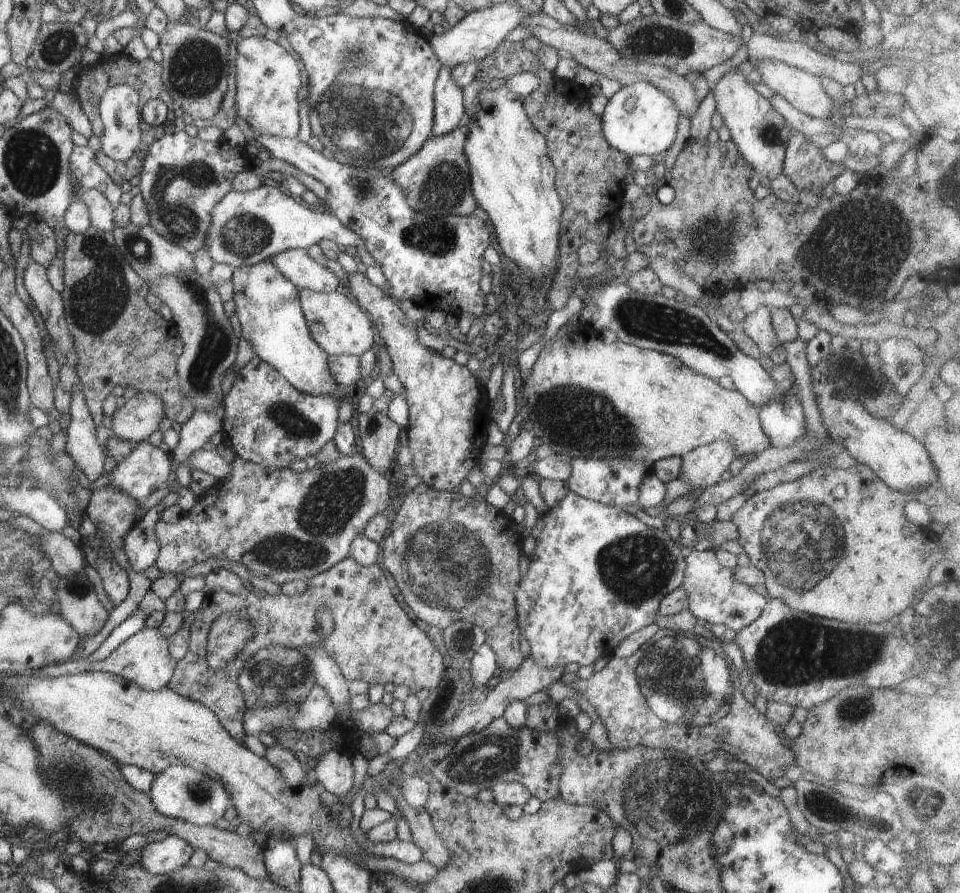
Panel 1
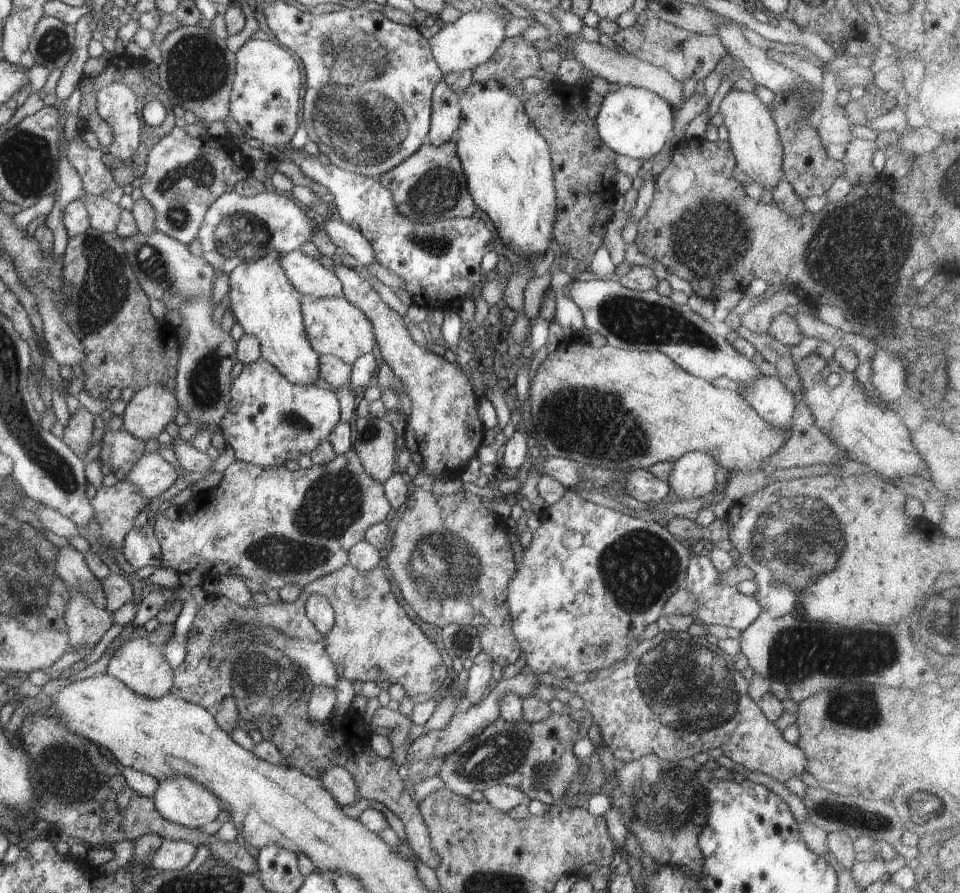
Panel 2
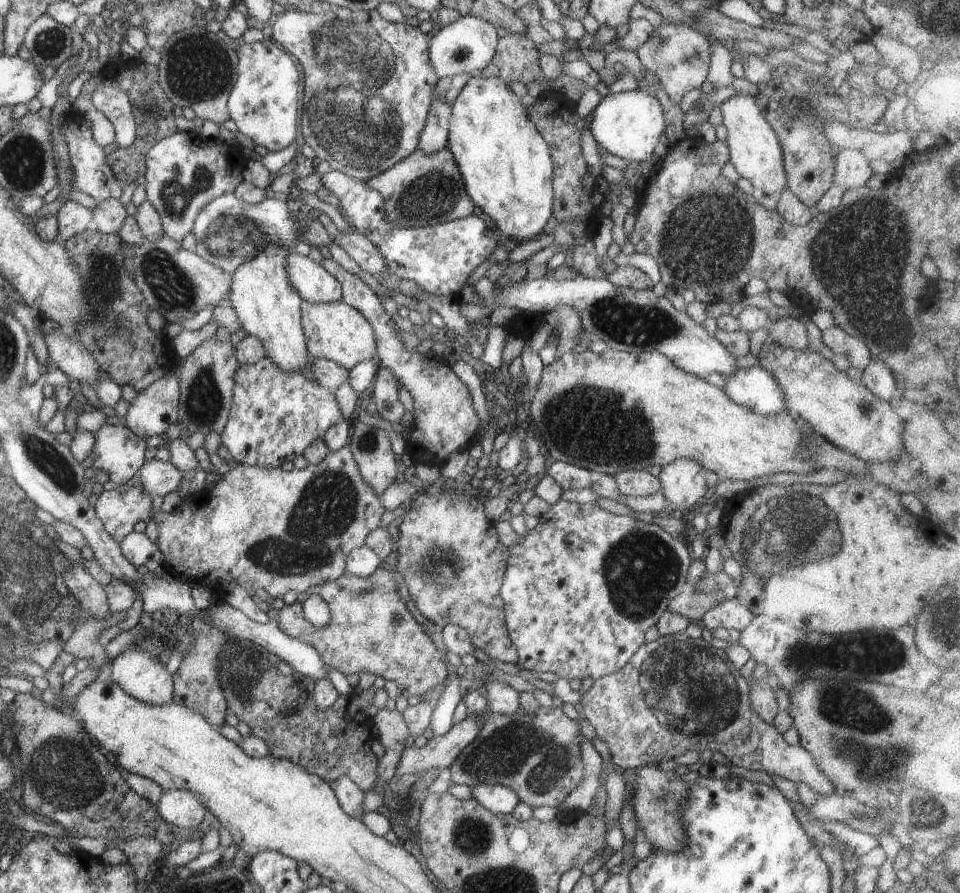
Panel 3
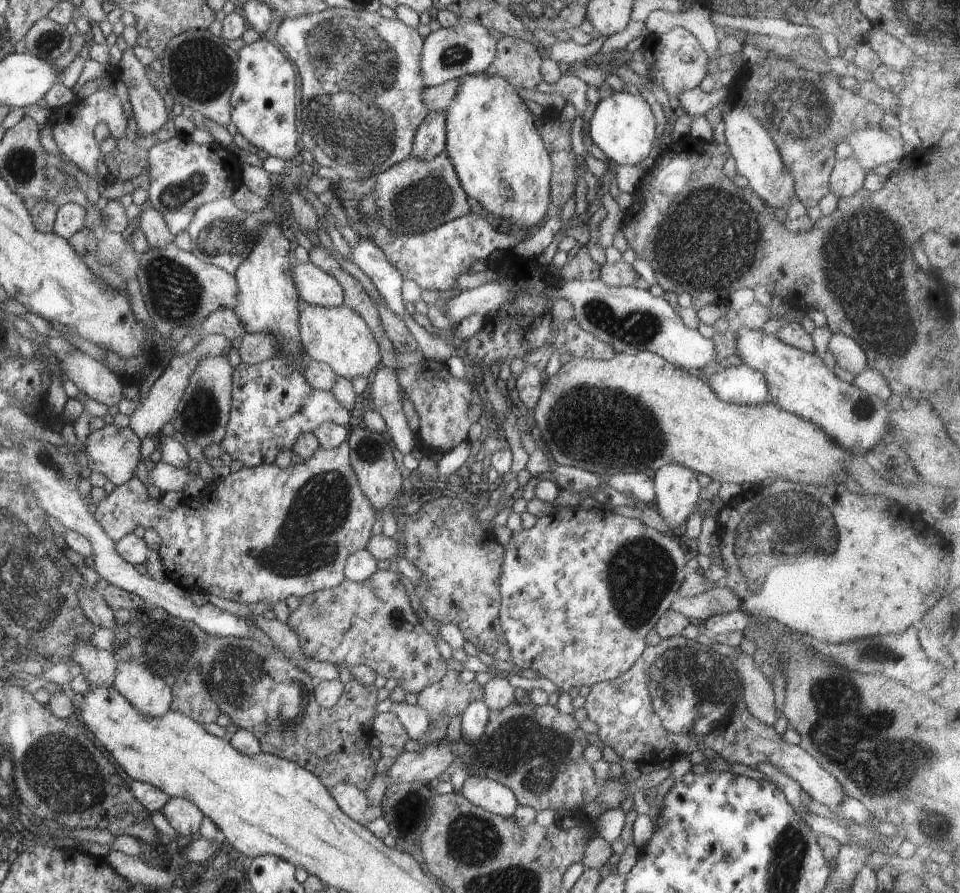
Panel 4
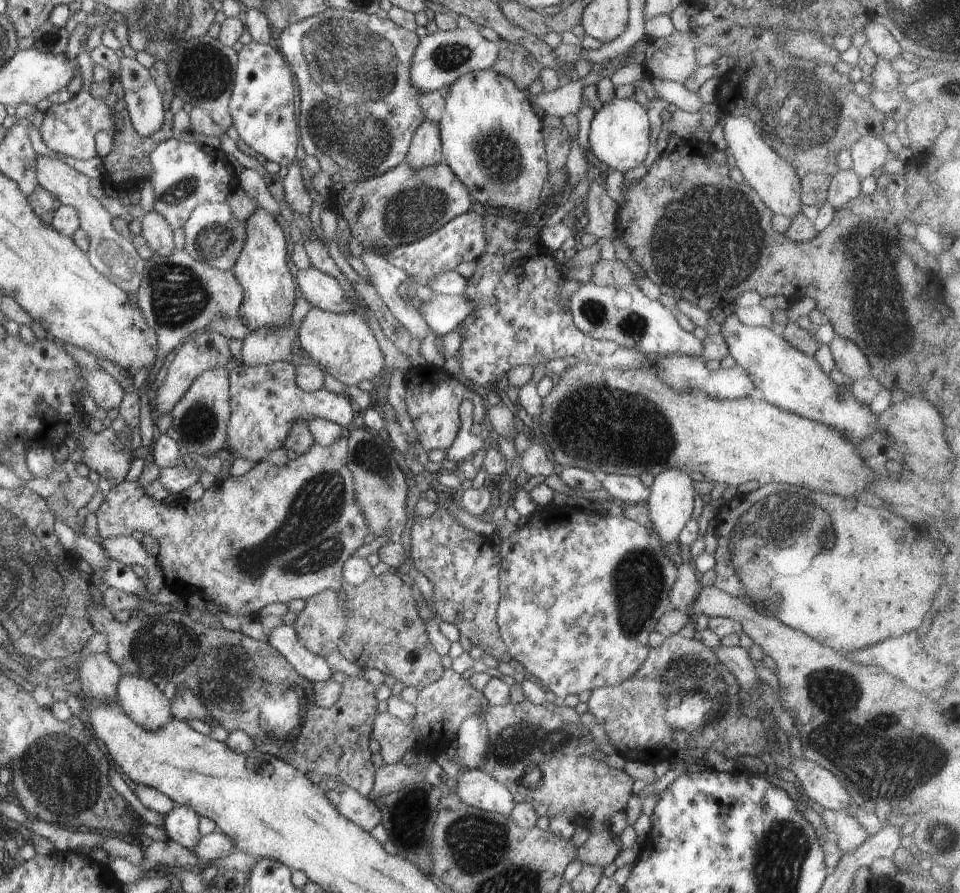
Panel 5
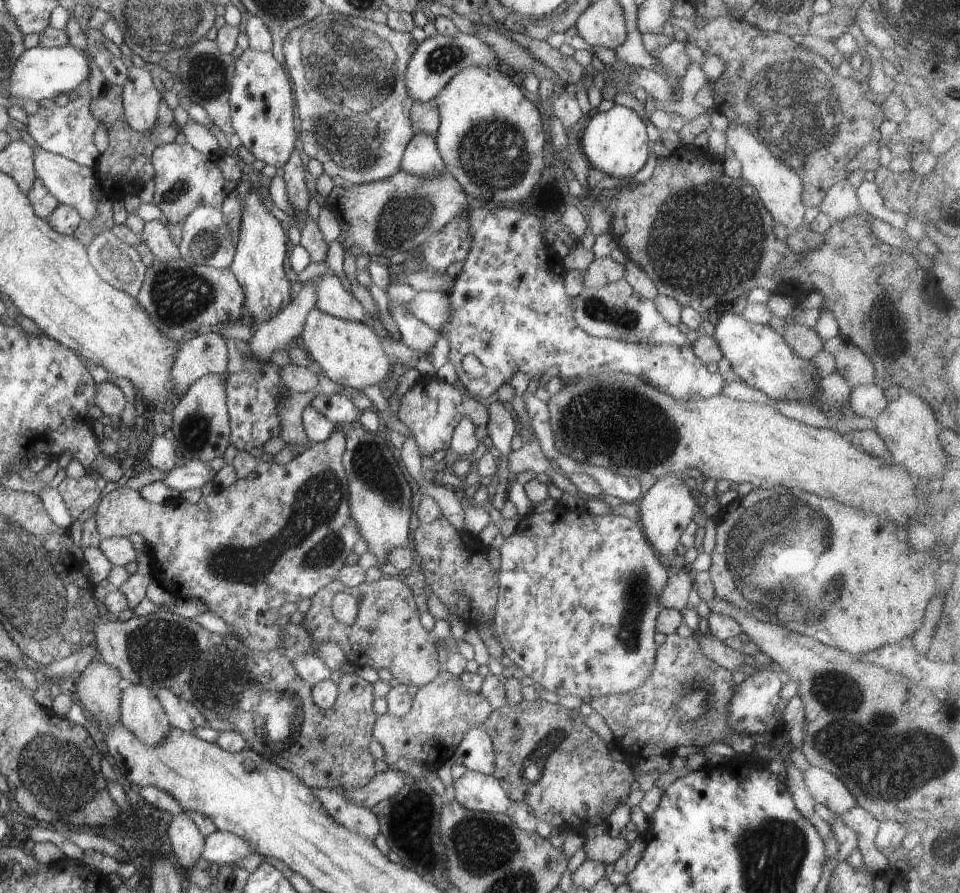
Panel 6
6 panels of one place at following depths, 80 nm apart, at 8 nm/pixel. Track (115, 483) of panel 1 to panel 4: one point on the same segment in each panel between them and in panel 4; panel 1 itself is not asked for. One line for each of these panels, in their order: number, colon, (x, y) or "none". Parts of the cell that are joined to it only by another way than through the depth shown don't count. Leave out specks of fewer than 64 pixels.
2: (152, 475)
3: (159, 478)
4: (165, 477)

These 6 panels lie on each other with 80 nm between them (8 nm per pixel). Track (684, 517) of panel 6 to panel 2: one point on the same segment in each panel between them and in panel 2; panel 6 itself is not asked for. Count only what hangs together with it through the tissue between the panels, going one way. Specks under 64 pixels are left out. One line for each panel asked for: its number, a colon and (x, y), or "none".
2: (693, 475)
3: (683, 482)
4: (677, 488)
5: (670, 505)

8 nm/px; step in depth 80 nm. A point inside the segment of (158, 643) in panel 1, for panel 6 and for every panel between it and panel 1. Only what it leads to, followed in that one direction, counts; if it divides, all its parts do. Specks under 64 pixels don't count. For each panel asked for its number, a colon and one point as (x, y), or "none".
2: (141, 664)
3: (141, 675)
4: (148, 692)
5: (146, 703)
6: (141, 711)

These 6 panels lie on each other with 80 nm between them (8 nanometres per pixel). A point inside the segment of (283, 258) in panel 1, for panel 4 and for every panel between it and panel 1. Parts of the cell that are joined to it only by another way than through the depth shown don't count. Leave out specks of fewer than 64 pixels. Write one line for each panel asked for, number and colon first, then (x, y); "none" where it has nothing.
2: (306, 274)
3: (312, 281)
4: (314, 286)

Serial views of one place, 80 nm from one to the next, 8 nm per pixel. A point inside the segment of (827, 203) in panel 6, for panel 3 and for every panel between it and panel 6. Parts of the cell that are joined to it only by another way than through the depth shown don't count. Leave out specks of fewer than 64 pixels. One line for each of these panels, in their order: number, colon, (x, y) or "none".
3: (853, 170)
4: (848, 176)
5: (846, 184)

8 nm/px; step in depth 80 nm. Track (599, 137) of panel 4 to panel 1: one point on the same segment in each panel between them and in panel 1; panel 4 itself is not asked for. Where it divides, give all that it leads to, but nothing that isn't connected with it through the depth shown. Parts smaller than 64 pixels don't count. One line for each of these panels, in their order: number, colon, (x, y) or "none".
1: (638, 120)
2: (636, 123)
3: (629, 124)

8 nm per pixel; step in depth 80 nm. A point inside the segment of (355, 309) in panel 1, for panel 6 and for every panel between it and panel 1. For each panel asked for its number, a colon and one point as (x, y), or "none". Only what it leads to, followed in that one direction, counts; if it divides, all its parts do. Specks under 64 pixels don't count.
2: (335, 327)
3: (334, 331)
4: (339, 337)
5: (344, 344)
6: (349, 352)

